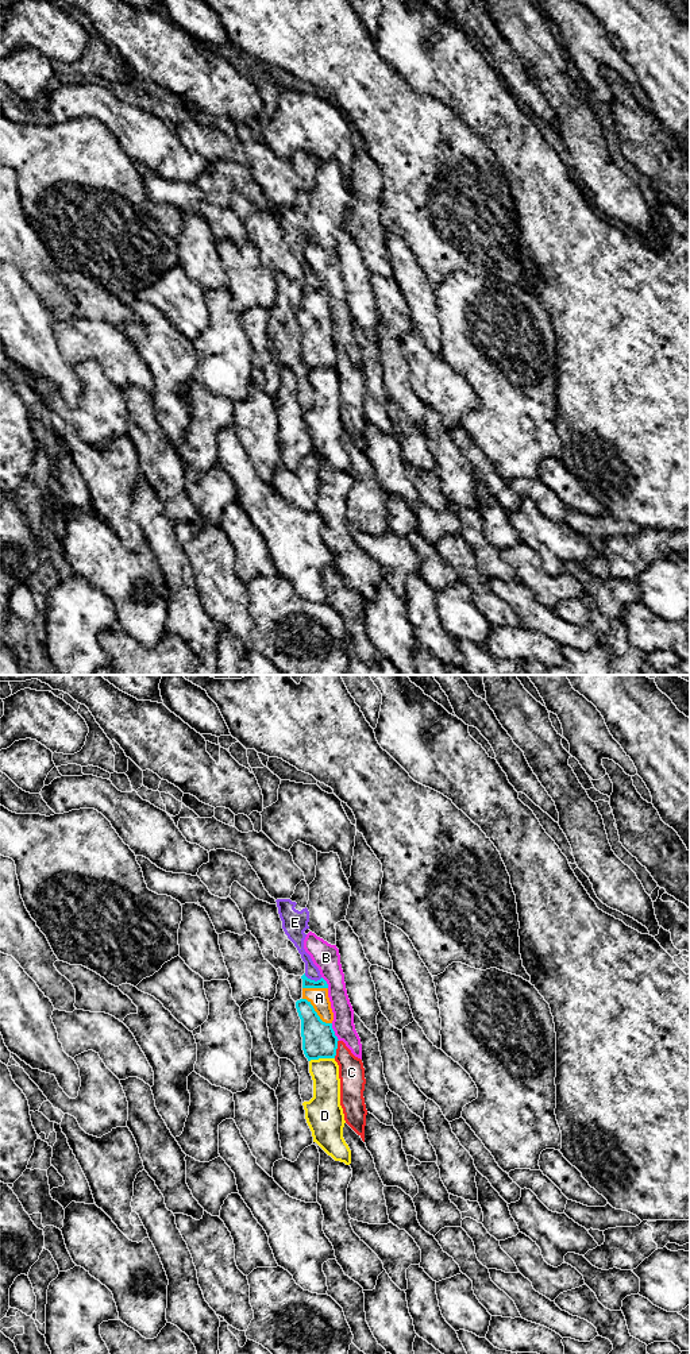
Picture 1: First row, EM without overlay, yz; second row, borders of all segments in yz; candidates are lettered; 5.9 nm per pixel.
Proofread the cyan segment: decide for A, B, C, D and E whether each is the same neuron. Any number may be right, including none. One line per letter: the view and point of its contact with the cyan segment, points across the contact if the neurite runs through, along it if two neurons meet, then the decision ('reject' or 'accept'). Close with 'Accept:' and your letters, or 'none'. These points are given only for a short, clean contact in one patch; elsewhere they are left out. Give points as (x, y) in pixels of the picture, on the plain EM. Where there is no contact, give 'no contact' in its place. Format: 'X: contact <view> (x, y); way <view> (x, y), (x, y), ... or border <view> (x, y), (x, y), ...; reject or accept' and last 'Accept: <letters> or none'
A: contact yz (316, 321); accept
B: contact yz (334, 340); reject
C: contact yz (336, 357); reject
D: contact yz (322, 366); reject
E: contact yz (313, 289); border yz (304, 282), (315, 289), (322, 286); reject
Accept: A

